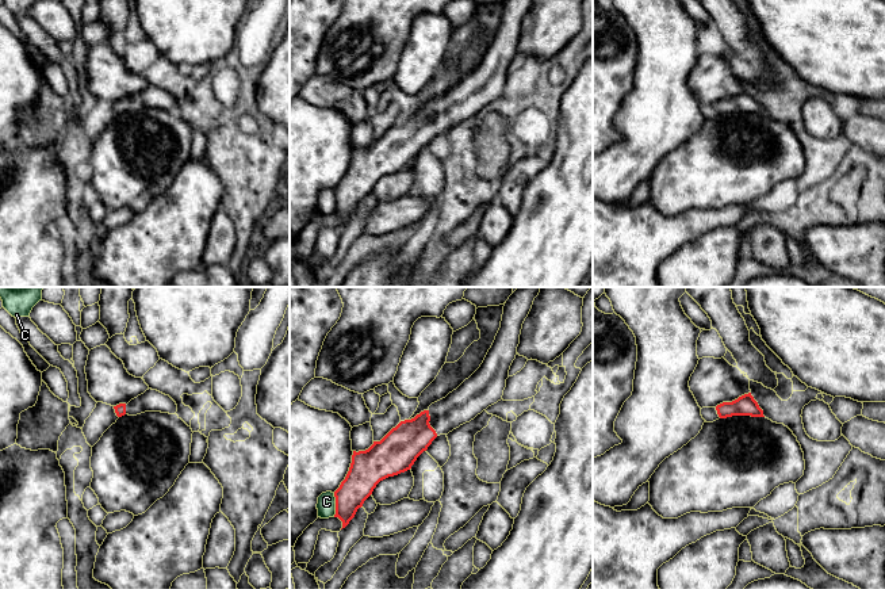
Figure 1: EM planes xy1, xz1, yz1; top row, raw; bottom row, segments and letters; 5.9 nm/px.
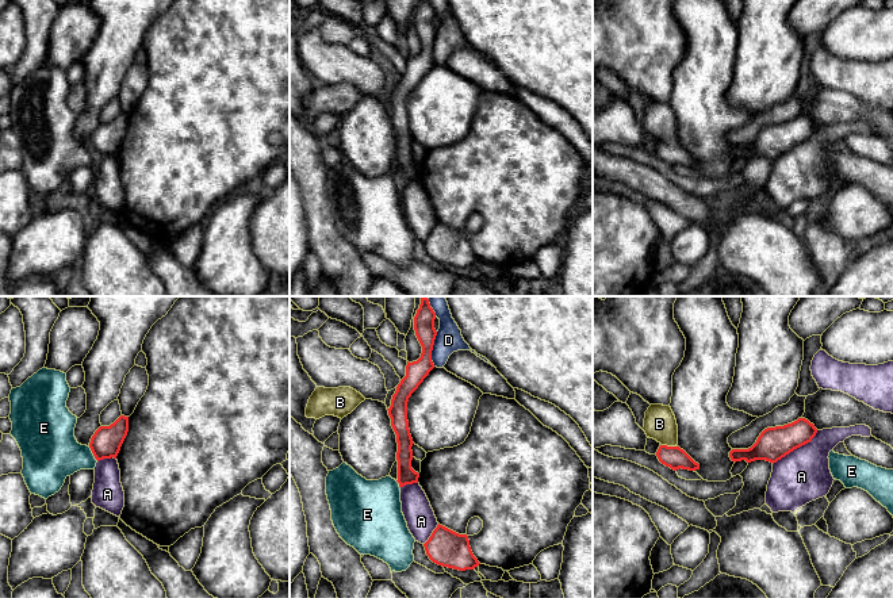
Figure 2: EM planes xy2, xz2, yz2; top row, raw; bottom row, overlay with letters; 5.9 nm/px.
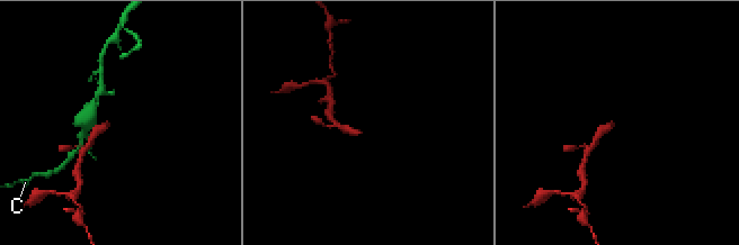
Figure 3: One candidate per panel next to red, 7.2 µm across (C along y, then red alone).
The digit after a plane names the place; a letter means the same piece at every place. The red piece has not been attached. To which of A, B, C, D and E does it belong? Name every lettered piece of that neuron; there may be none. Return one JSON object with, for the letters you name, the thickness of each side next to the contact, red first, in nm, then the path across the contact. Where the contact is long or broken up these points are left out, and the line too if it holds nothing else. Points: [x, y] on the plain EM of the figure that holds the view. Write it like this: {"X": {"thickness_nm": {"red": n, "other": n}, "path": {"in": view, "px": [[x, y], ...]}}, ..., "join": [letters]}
{"join": []}

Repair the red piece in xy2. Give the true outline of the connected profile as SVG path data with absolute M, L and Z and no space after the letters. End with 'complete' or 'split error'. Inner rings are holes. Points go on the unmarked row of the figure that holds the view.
M120 112L110 123L100 123L91 135L89 145L95 156L116 156L129 129L129 114Z | complete

